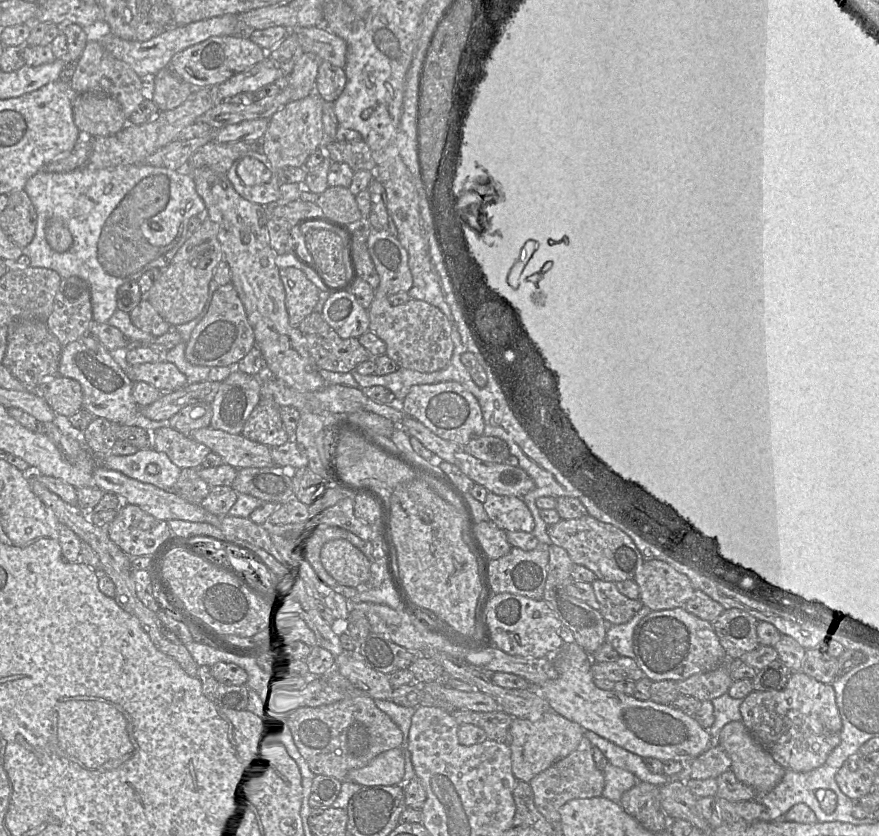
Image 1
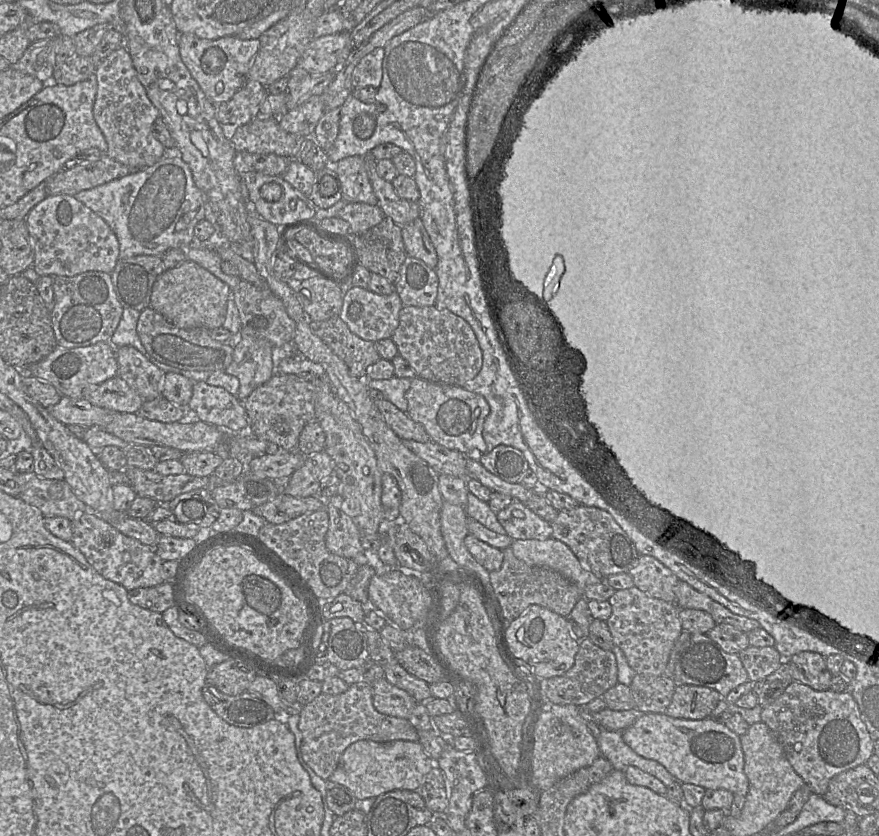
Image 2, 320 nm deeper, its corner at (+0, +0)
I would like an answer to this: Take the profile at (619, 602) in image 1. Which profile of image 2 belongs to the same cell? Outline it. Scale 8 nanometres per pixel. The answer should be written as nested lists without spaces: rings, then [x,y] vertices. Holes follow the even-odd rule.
[[[635,586],[617,590],[608,602],[612,613],[606,623],[614,645],[623,651],[629,666],[636,673],[662,676],[674,644],[682,632],[679,608],[673,603],[647,596]]]

